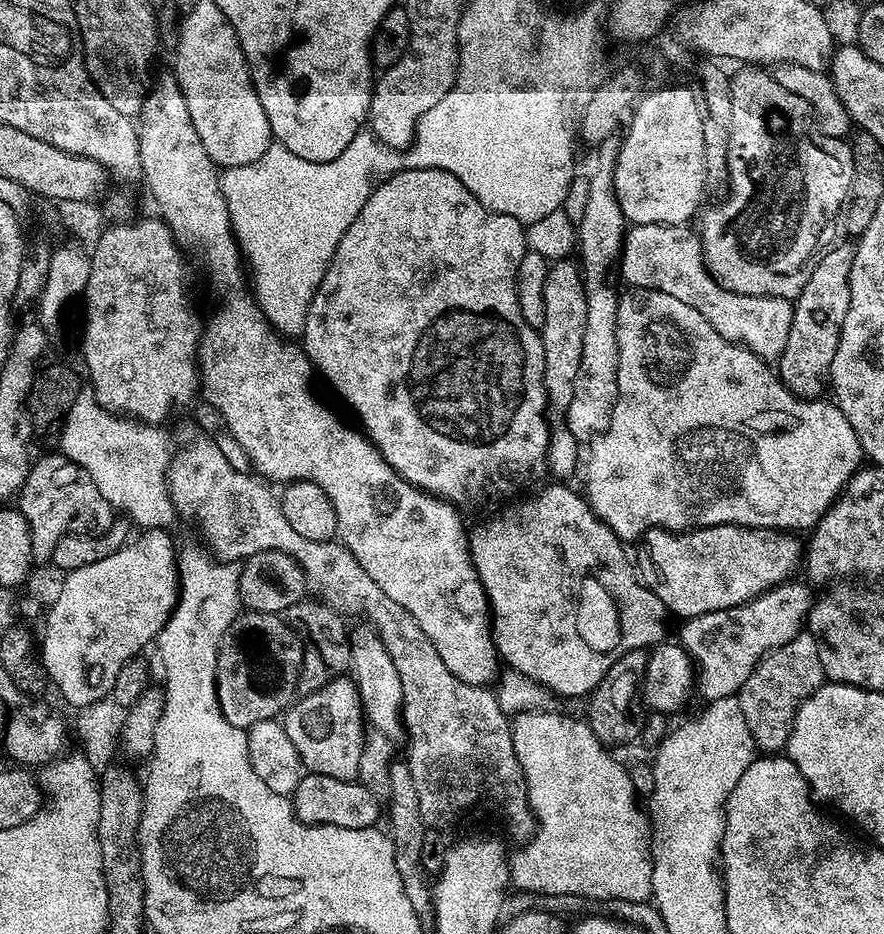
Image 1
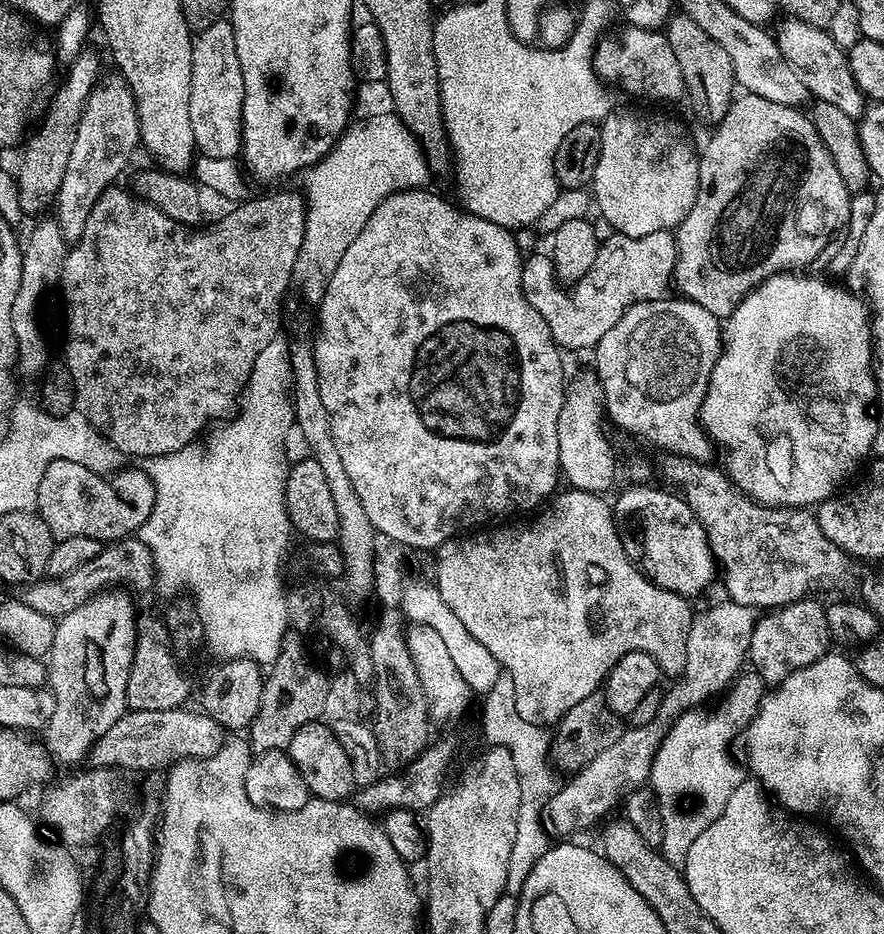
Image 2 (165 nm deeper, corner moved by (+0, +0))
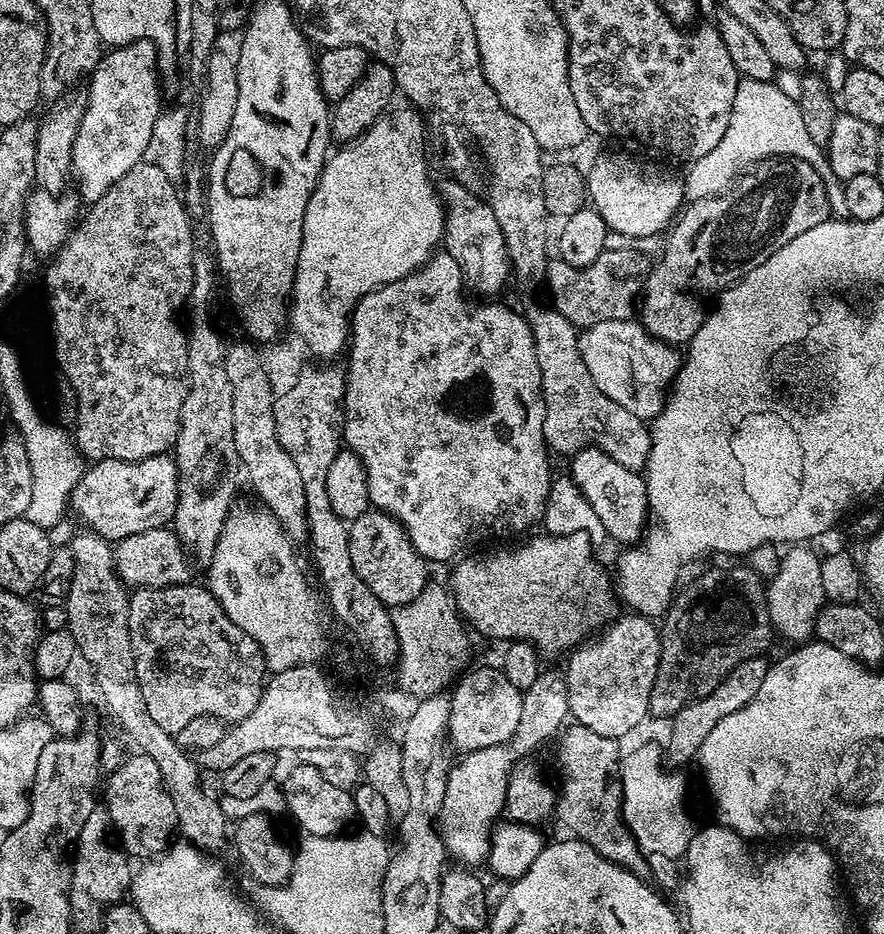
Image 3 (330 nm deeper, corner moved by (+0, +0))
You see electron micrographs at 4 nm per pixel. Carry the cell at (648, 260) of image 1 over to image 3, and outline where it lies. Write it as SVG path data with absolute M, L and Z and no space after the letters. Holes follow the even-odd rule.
M609 247L585 268L575 268L556 258L546 269L546 285L552 291L550 304L579 330L607 320L631 320L649 271L650 260L632 248Z

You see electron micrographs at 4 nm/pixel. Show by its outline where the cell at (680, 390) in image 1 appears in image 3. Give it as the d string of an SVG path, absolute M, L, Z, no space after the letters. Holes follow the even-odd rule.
M635 319L607 320L590 326L580 337L582 359L591 365L598 389L645 422L660 415L670 385L680 370L682 356L675 347L644 328Z

